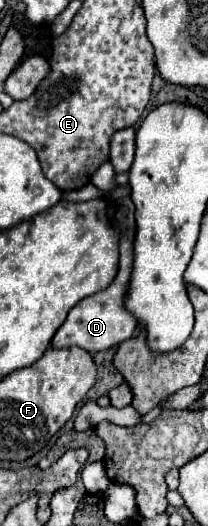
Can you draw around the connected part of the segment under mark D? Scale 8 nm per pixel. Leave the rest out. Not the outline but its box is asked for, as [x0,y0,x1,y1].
[52,198,138,354]

